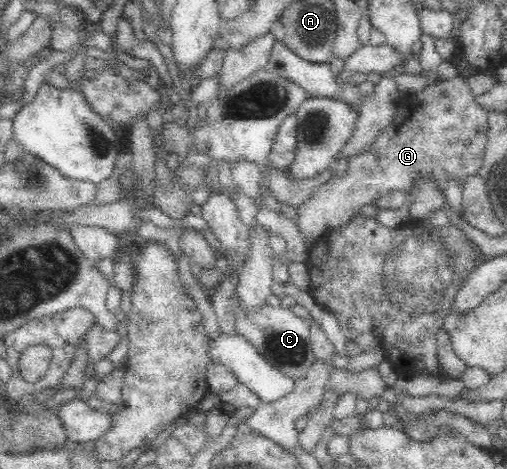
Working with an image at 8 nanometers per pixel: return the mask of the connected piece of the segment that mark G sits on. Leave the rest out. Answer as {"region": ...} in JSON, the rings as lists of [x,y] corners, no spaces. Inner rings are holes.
{"region":[[[460,75],[452,79],[441,80],[440,82],[434,82],[429,86],[425,86],[423,90],[419,90],[415,94],[408,94],[407,96],[402,96],[398,100],[394,115],[392,116],[392,121],[380,132],[375,135],[375,138],[369,143],[368,149],[357,153],[355,156],[349,158],[348,164],[349,169],[342,175],[336,175],[328,184],[321,186],[313,196],[310,202],[307,202],[304,206],[298,209],[298,222],[300,232],[303,235],[303,239],[311,241],[315,244],[318,237],[321,237],[327,230],[332,232],[339,232],[341,228],[345,228],[355,216],[359,215],[359,210],[361,207],[369,204],[373,204],[377,198],[385,196],[388,193],[401,193],[405,196],[409,196],[414,192],[416,185],[418,183],[425,183],[427,185],[430,181],[433,181],[433,185],[439,190],[445,190],[447,188],[447,182],[449,180],[455,180],[459,182],[461,187],[463,187],[473,176],[478,175],[478,171],[483,165],[483,160],[485,159],[485,150],[487,146],[487,138],[489,138],[489,115],[487,111],[482,109],[475,100],[474,94],[468,87],[468,83],[465,81],[464,77]]]}

